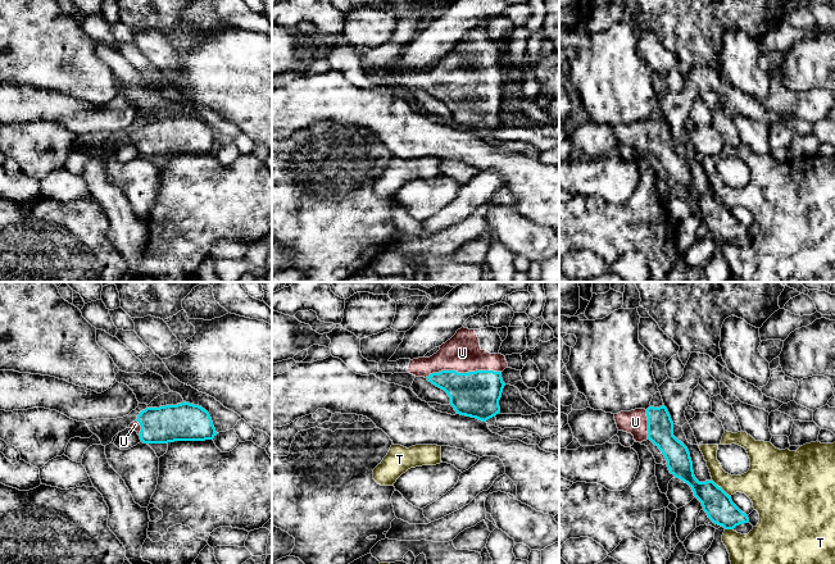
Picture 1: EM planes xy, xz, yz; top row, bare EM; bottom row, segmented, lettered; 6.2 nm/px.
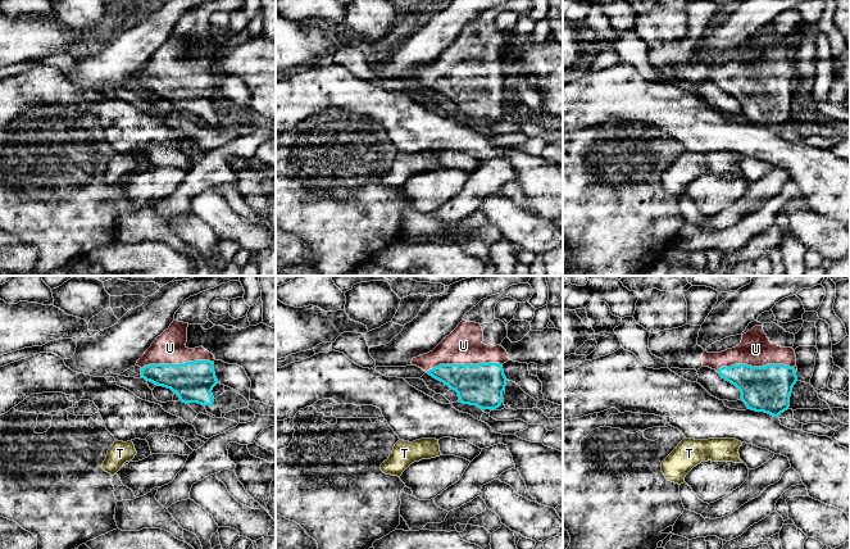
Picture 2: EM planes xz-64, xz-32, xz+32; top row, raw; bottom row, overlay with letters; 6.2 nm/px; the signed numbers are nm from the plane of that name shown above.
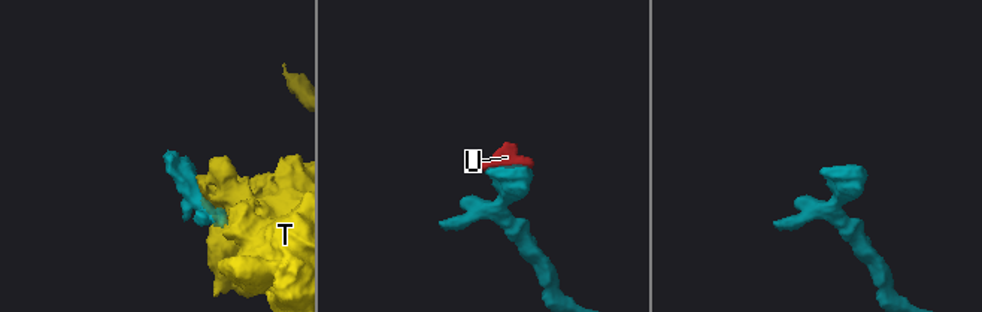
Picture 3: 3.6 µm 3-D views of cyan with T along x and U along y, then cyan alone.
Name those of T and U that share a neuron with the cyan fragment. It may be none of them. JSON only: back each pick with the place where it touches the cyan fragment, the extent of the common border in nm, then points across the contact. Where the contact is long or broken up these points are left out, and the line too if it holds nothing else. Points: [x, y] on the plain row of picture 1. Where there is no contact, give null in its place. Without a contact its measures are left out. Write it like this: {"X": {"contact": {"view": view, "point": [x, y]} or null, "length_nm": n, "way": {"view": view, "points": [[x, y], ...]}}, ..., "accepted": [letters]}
{"U": {"contact": {"view": "xz", "point": [462, 86]}, "length_nm": 480, "way": {"view": "xz", "points": [[476, 107], [475, 99], [462, 86], [462, 66]]}}, "accepted": ["U"]}

